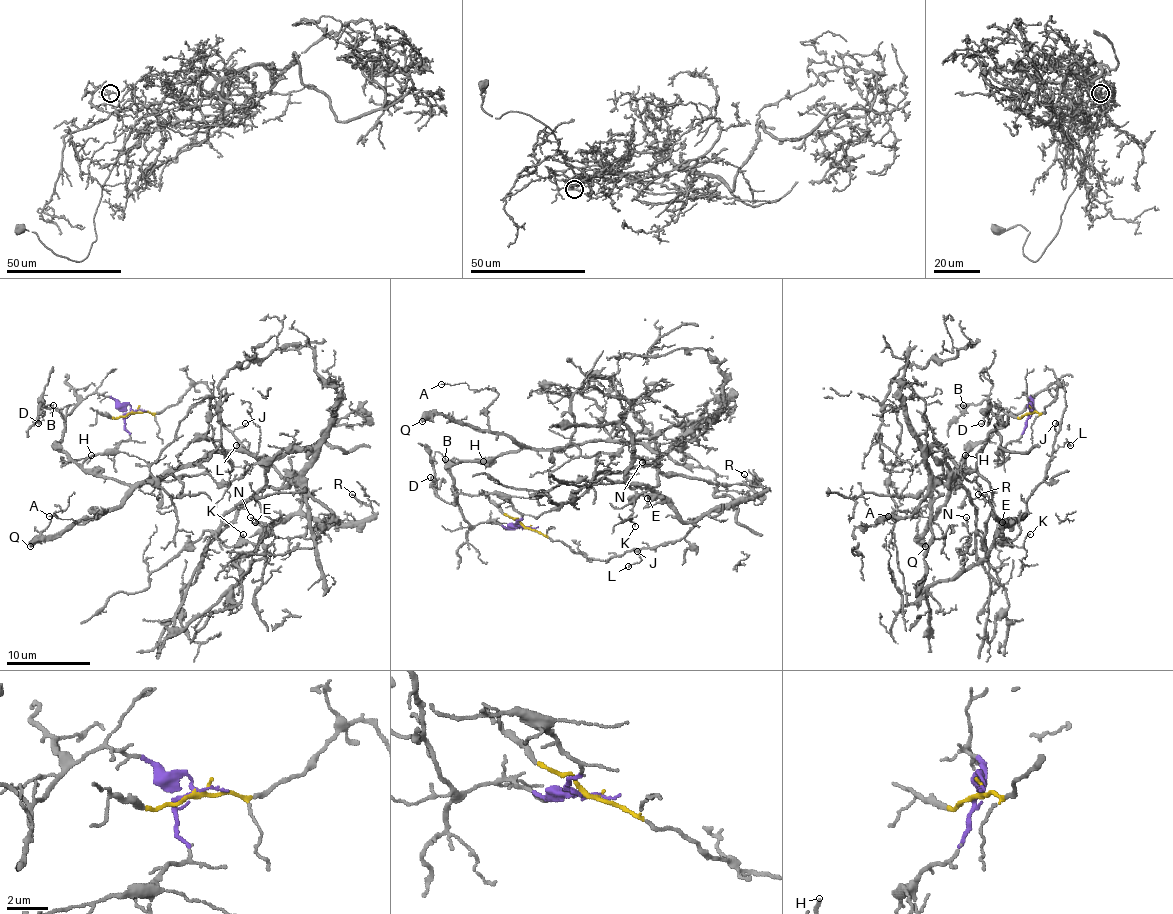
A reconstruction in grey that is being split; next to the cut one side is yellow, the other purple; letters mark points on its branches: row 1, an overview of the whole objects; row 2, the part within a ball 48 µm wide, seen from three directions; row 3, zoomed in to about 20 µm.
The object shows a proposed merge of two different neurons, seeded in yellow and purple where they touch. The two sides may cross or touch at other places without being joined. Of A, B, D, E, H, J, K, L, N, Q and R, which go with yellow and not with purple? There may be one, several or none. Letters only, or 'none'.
E, J, K, L, N, R

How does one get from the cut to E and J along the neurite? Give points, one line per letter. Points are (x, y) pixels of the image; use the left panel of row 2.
E: (131, 412), (159, 412), (197, 383), (207, 387), (220, 423), (302, 496), (285, 520), (256, 522)
J: (131, 412), (169, 408), (197, 383), (203, 383), (211, 393), (218, 419), (228, 429), (245, 423)

